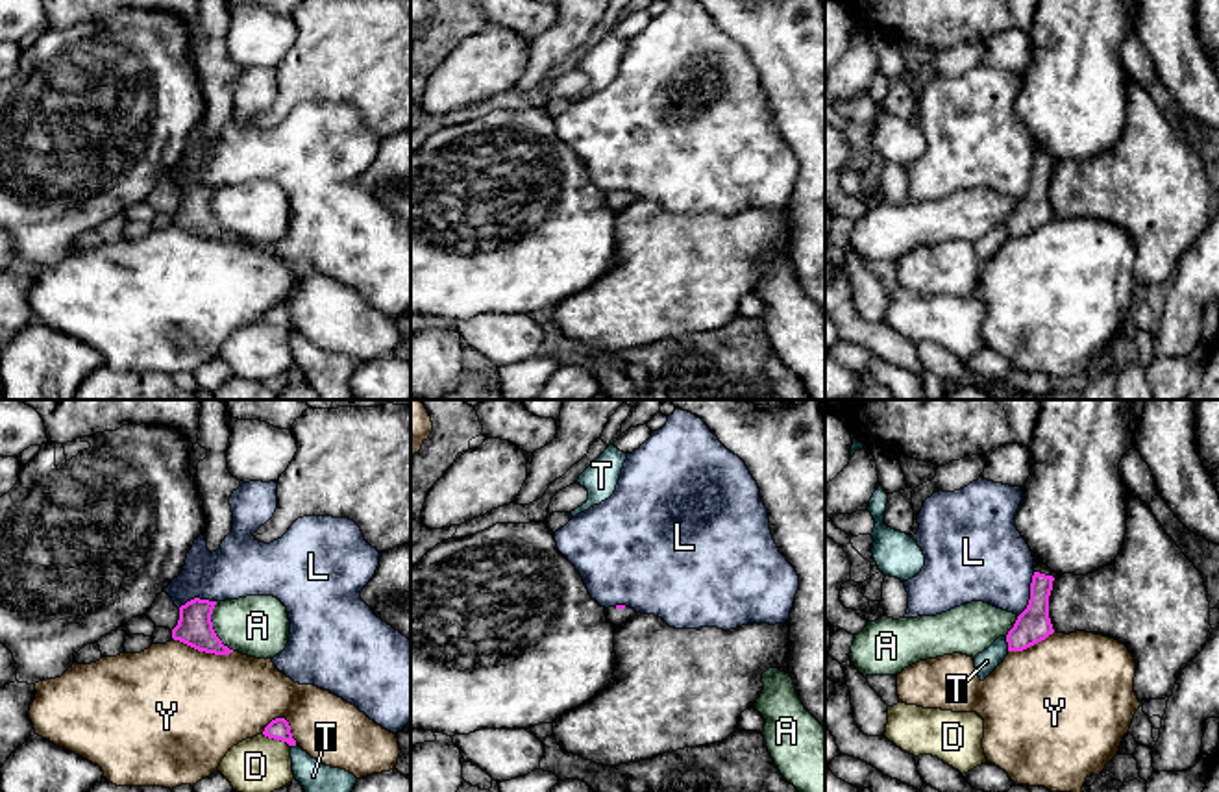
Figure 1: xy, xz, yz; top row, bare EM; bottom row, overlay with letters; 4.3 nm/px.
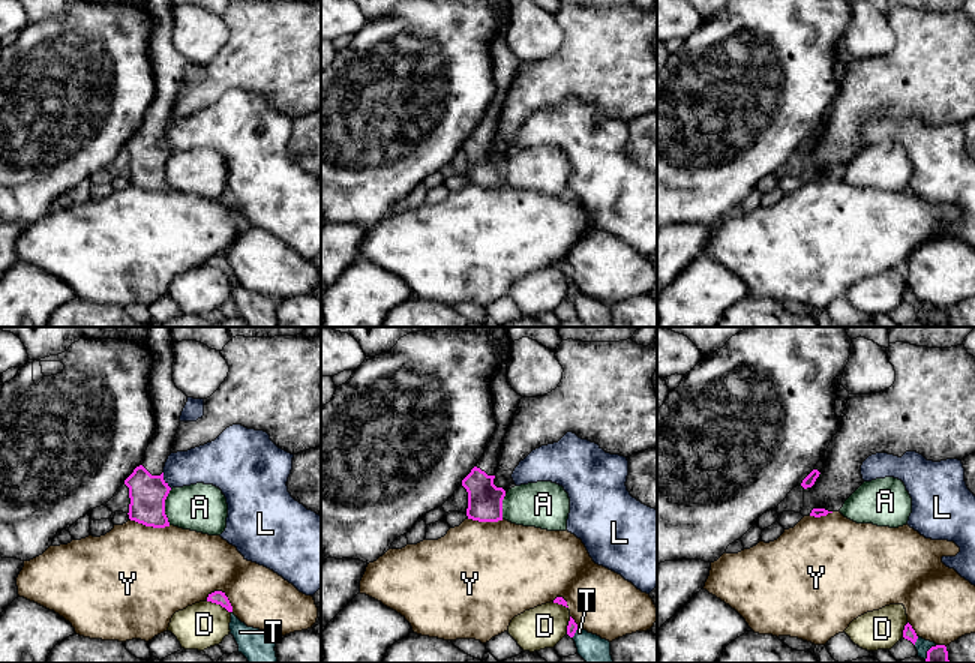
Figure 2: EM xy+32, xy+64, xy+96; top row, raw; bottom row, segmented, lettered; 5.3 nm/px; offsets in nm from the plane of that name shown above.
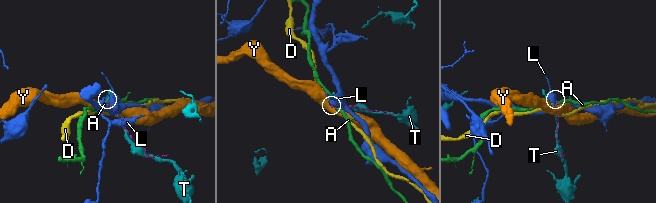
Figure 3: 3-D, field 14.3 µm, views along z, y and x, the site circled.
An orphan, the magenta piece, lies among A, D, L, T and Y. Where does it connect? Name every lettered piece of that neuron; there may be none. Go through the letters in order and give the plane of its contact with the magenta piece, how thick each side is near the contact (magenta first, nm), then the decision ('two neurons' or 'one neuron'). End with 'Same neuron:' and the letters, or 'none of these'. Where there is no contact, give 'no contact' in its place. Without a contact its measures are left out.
A: xy | 160/280 nm | two neurons
D: xy | 90/260 nm | two neurons
L: yz | 150/360 nm | two neurons
T: yz | 150/90 nm | two neurons
Y: xy | 160/480 nm | two neurons
Same neuron: none of these

